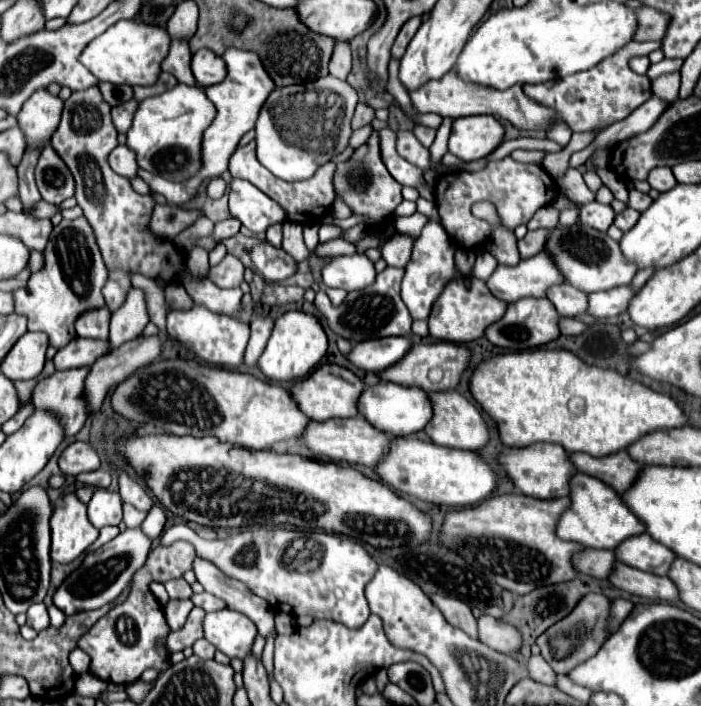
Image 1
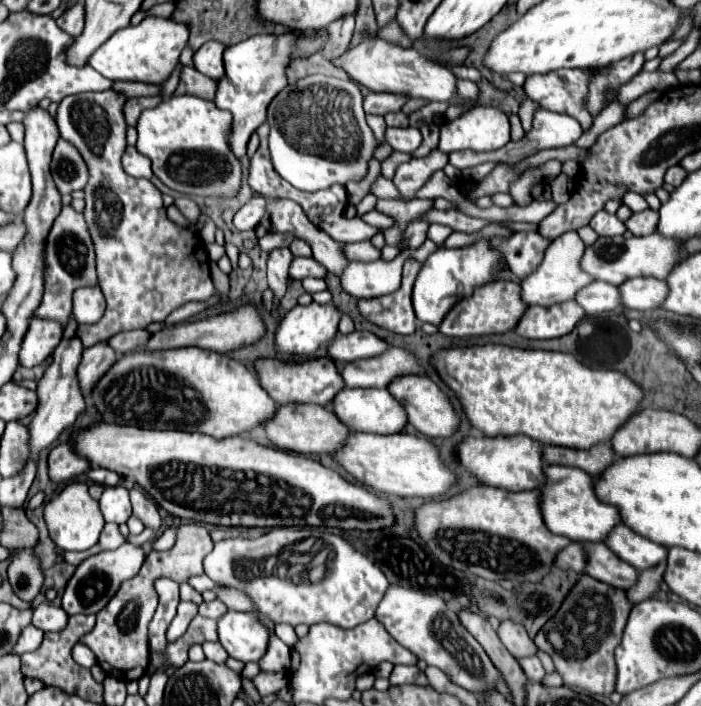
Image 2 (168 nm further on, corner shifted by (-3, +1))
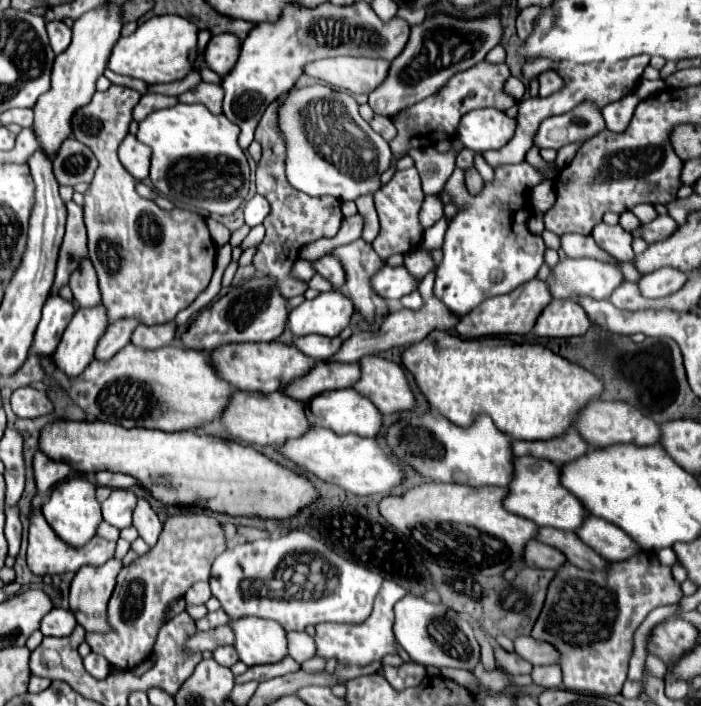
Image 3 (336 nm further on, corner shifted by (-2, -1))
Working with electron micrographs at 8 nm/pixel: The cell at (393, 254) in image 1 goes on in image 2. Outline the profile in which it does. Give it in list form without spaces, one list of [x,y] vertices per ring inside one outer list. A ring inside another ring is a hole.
[[[415,220],[407,226],[405,230],[405,242],[403,248],[419,248],[425,238],[427,238],[427,230],[429,230],[429,222],[427,220]]]

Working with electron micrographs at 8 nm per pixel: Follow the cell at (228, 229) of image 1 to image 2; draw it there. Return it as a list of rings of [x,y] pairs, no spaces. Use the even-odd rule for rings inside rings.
[[[253,196],[237,214],[235,214],[235,228],[239,230],[253,230],[265,214],[265,200],[261,196]]]

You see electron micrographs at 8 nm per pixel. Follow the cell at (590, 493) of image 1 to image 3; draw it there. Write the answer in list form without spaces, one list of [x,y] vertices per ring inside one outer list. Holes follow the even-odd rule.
[[[530,456],[514,458],[514,480],[510,484],[510,494],[504,500],[504,508],[536,522],[538,526],[550,526],[566,532],[576,532],[590,516],[590,512],[582,506],[582,502],[562,486],[560,468],[548,460]]]

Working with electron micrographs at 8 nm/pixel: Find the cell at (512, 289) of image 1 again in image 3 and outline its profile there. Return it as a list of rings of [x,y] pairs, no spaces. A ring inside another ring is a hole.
[[[562,258],[558,260],[558,264],[552,268],[552,280],[548,282],[548,290],[552,294],[552,298],[560,298],[560,300],[578,300],[580,296],[590,296],[594,300],[602,300],[608,298],[608,294],[612,294],[612,290],[622,282],[622,274],[616,266],[600,262],[596,258]]]

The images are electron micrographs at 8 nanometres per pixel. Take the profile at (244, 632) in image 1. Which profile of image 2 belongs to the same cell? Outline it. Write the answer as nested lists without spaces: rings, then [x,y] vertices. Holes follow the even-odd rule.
[[[229,610],[219,622],[219,640],[231,658],[257,662],[269,644],[269,628],[253,612]]]

